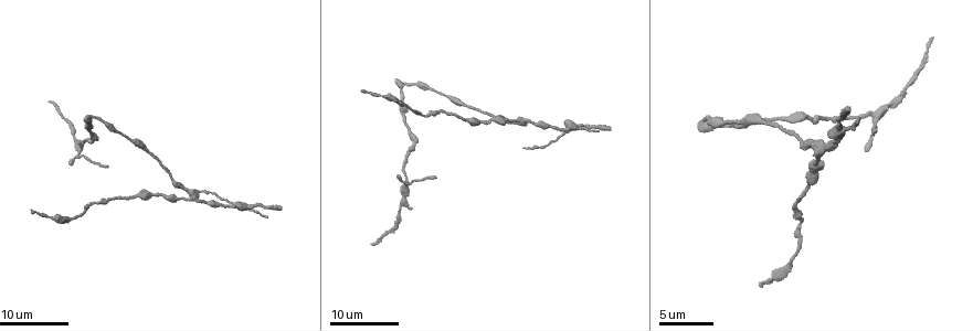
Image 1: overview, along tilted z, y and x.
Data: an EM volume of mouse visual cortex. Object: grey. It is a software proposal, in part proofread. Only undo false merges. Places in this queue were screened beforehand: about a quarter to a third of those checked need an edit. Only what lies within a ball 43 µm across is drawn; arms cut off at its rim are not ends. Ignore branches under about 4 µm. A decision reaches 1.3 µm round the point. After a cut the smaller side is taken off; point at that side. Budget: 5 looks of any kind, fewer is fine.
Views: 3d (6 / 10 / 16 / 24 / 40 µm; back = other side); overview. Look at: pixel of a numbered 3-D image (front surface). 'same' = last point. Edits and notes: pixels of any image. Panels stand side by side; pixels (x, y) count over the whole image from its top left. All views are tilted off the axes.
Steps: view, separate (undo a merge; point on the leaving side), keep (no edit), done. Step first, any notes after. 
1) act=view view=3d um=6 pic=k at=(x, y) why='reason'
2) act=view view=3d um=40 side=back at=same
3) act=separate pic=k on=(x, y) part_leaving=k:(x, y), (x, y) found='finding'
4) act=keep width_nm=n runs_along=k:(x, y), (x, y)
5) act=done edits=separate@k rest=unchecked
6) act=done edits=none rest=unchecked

act=view view=3d um=24 pic=1 at=(91, 117) why='thick turns thin'

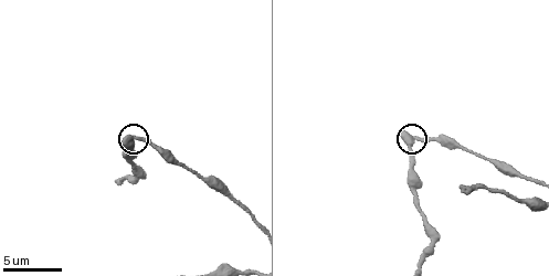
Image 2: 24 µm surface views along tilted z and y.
act=view view=3d um=6 pic=2 at=(135, 140) why='closer look'

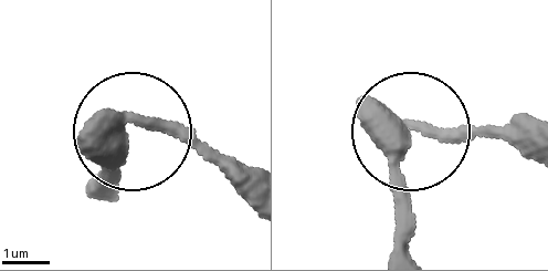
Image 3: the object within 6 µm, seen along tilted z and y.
act=keep runs_along=3:(527, 152), (415, 127), (403, 145), (406, 237) found='continuous, no second cell'

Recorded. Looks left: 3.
act=view view=3d um=16 pic=1 at=(876, 121) why='four-way junction'

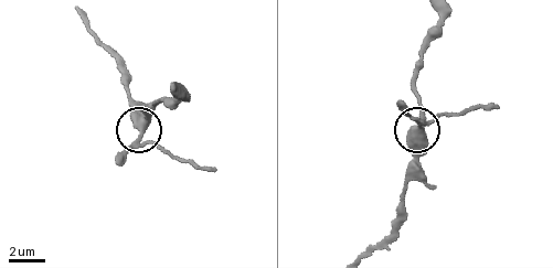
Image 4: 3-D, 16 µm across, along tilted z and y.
act=view view=3d um=10 pic=4 at=(418, 130)

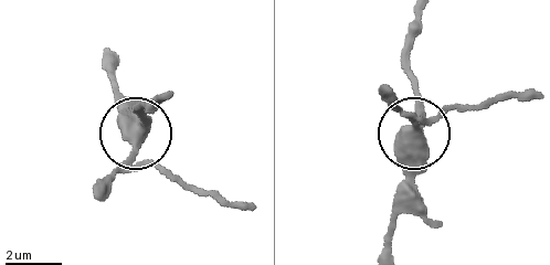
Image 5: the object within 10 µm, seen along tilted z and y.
act=keep arms=4 runs_along=5:(421, 17), (410, 52), (418, 130), (465, 103) found='all the same cell'

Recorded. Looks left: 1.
act=done edits=none rest=unchecked

